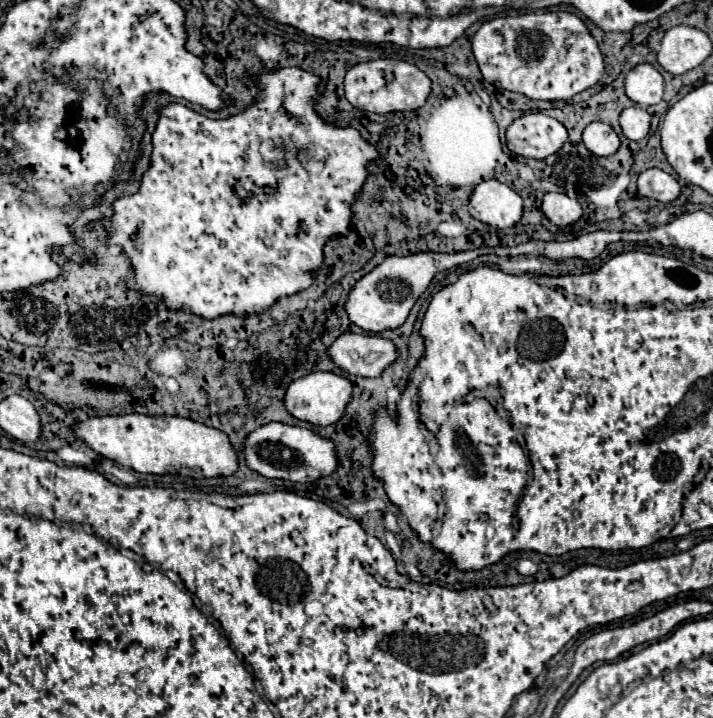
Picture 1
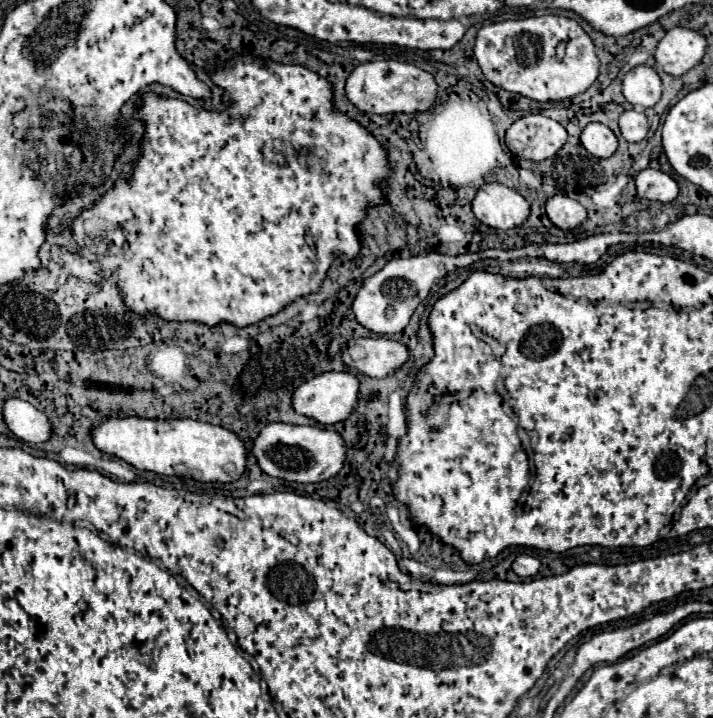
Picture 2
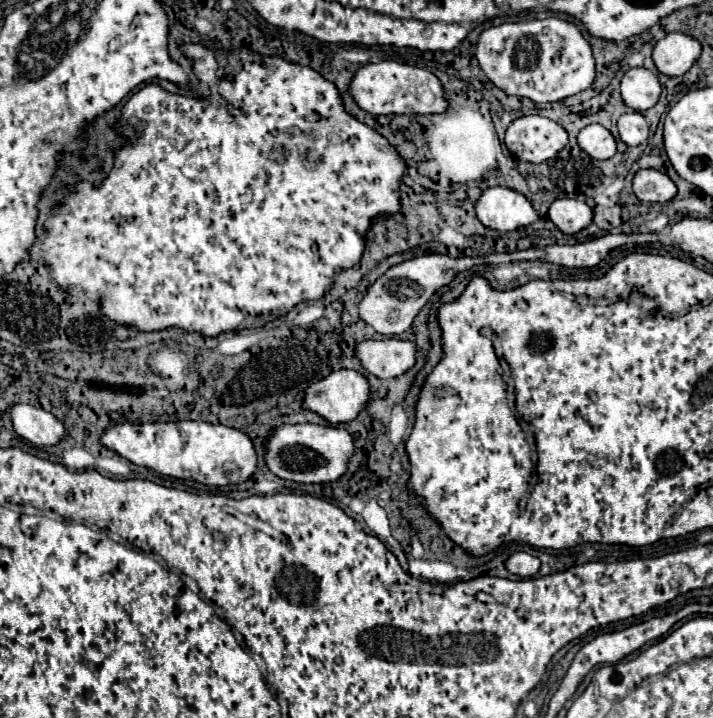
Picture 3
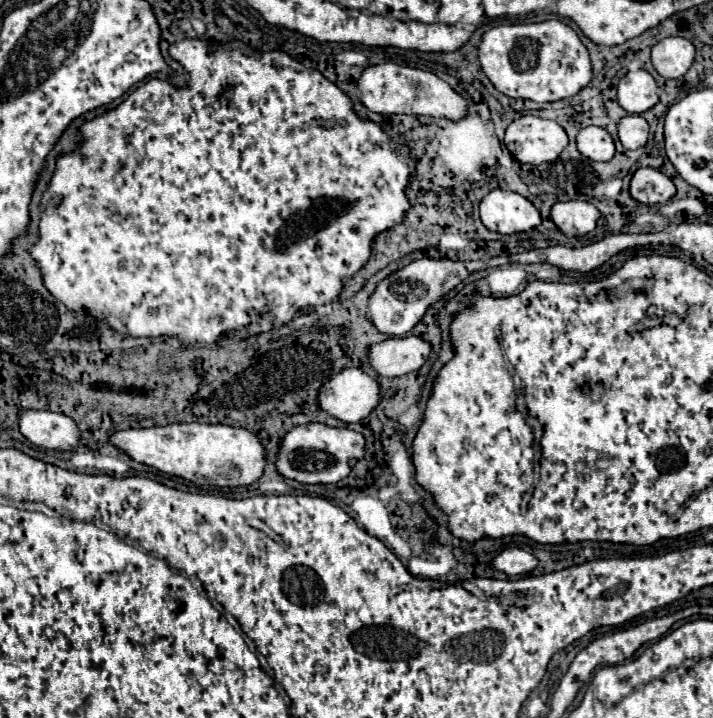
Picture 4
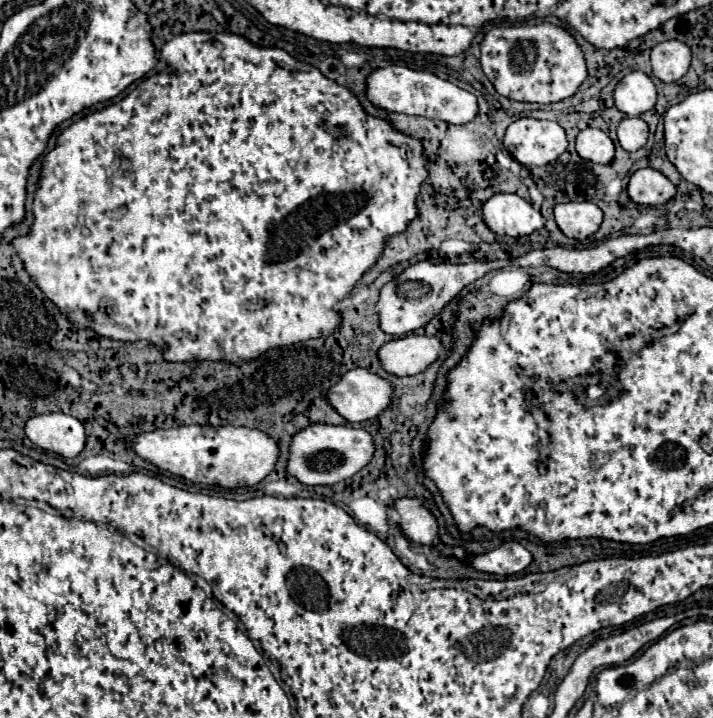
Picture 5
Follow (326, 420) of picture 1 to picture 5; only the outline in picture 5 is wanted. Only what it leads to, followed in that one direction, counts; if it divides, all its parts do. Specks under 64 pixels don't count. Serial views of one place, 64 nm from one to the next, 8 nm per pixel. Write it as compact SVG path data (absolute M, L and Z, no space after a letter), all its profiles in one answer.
M364 368L348 370L326 394L328 404L348 422L376 418L390 406L390 398L390 384Z

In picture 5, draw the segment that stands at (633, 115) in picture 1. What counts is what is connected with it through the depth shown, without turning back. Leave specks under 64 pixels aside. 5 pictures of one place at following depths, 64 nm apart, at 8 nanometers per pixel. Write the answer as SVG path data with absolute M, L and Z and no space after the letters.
M628 116L618 126L618 142L624 150L636 152L648 140L648 124L638 116Z

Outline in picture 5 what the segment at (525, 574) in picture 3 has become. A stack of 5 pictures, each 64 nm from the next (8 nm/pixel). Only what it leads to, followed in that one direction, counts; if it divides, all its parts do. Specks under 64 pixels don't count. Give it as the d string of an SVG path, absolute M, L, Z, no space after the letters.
M504 542L496 550L476 556L468 560L476 570L500 574L500 576L512 576L522 570L526 570L532 564L532 554L518 542Z

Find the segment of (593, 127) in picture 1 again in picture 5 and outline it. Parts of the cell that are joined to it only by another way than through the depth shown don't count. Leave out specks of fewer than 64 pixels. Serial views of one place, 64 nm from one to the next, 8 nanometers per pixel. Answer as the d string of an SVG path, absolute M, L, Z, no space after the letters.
M586 128L576 136L576 152L590 162L608 164L614 158L614 142L598 128Z

